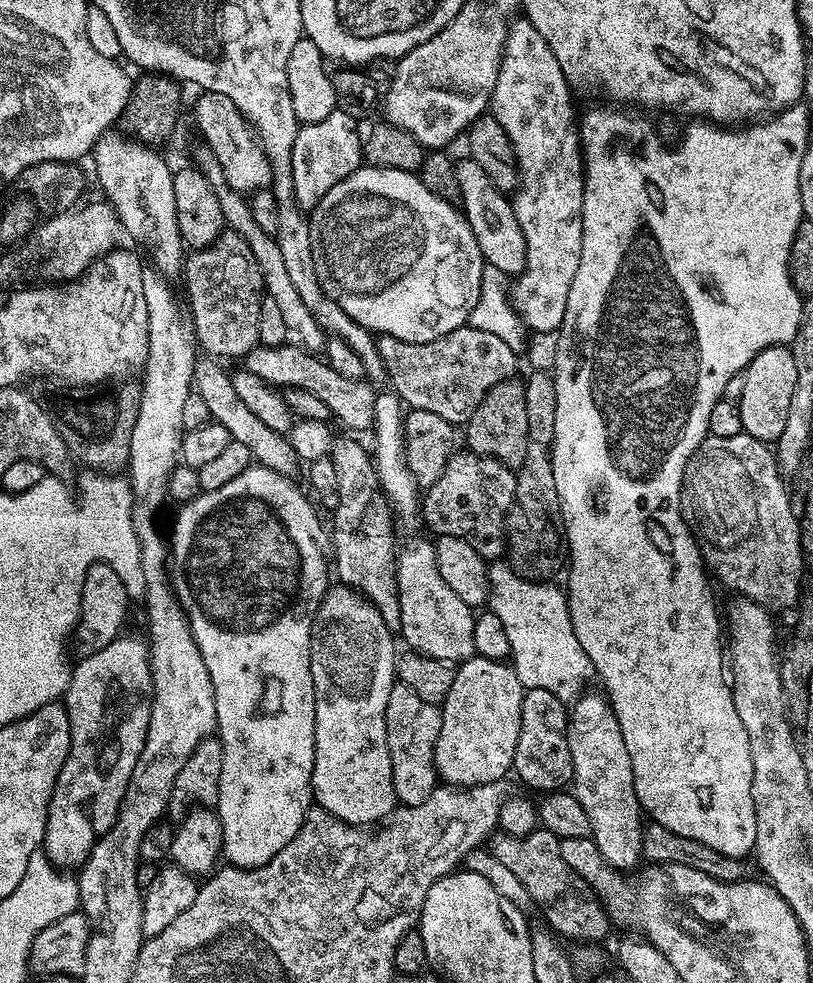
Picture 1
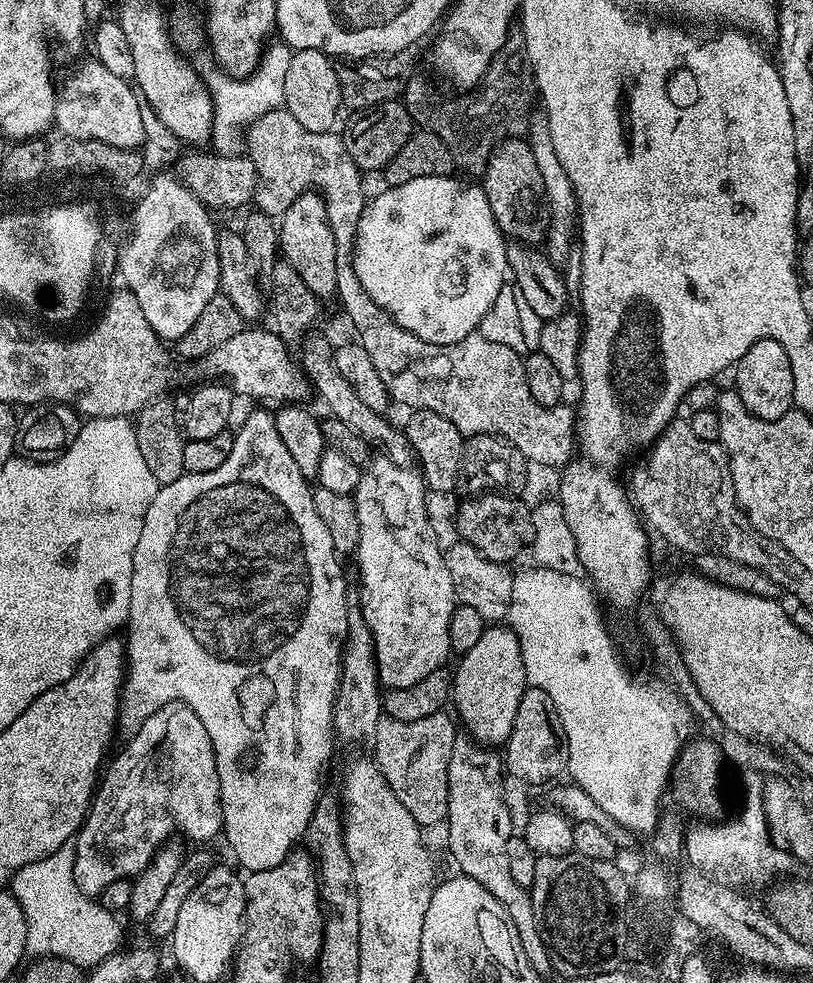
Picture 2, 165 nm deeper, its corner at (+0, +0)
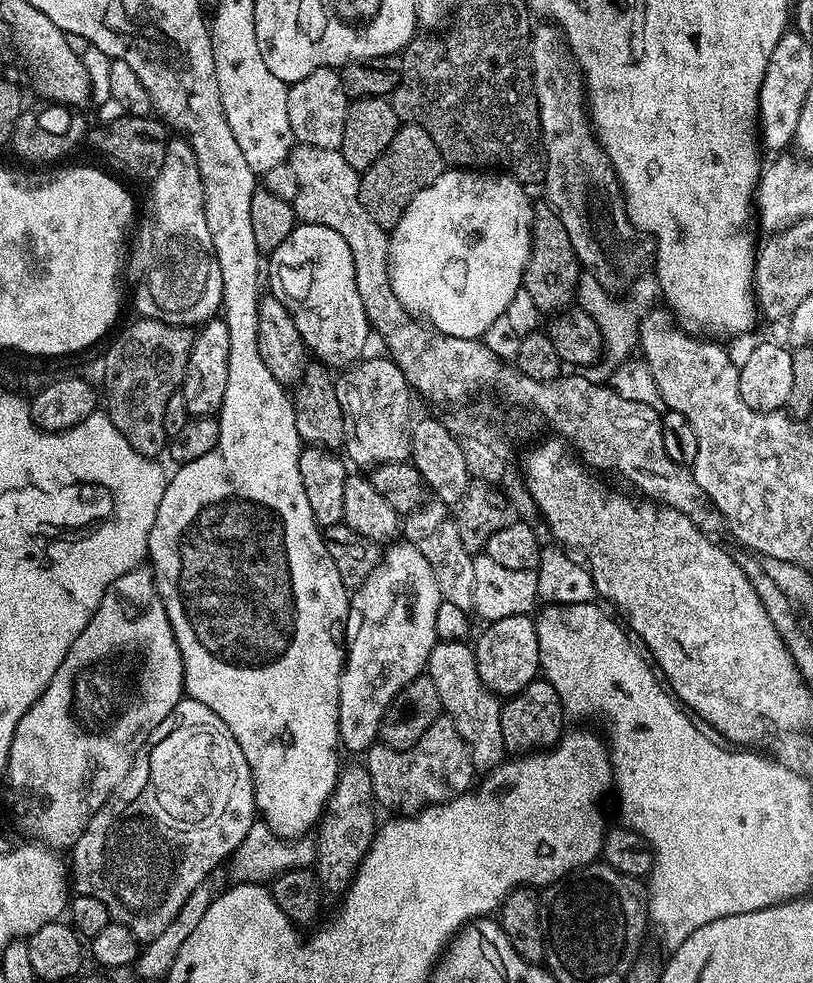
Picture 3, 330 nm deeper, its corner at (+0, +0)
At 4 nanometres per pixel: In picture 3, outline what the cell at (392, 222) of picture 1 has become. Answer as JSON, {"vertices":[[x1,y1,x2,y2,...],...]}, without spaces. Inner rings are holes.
{"vertices":[[445,170,430,186,418,190,414,198,406,206,402,218,390,229,388,238,388,273,390,282,394,286,394,294,398,294,398,302,413,316,423,318,431,324,437,332,453,336,454,338,466,338,475,340,483,337,486,326,494,322,494,318,503,316,506,306,510,306,510,298,521,288,524,282,526,262,530,258,532,249,532,218,533,209,528,209,528,196,525,185,521,184,515,176,497,174,492,170]]}

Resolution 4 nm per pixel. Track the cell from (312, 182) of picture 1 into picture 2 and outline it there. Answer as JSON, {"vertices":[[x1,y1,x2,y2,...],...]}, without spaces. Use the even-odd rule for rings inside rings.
{"vertices":[[313,190,304,192,294,201,283,216,279,217,280,251,283,259,298,272,306,286,319,298,336,295,336,261,338,245,334,238,332,223,328,220,328,205,321,193]]}

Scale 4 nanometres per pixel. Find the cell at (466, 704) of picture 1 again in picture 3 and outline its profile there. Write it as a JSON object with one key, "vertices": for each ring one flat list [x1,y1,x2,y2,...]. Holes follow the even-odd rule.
{"vertices":[[531,615,498,618,485,628,488,629,474,640,478,678,482,678,485,686,500,698,521,692,541,671,535,619]]}

